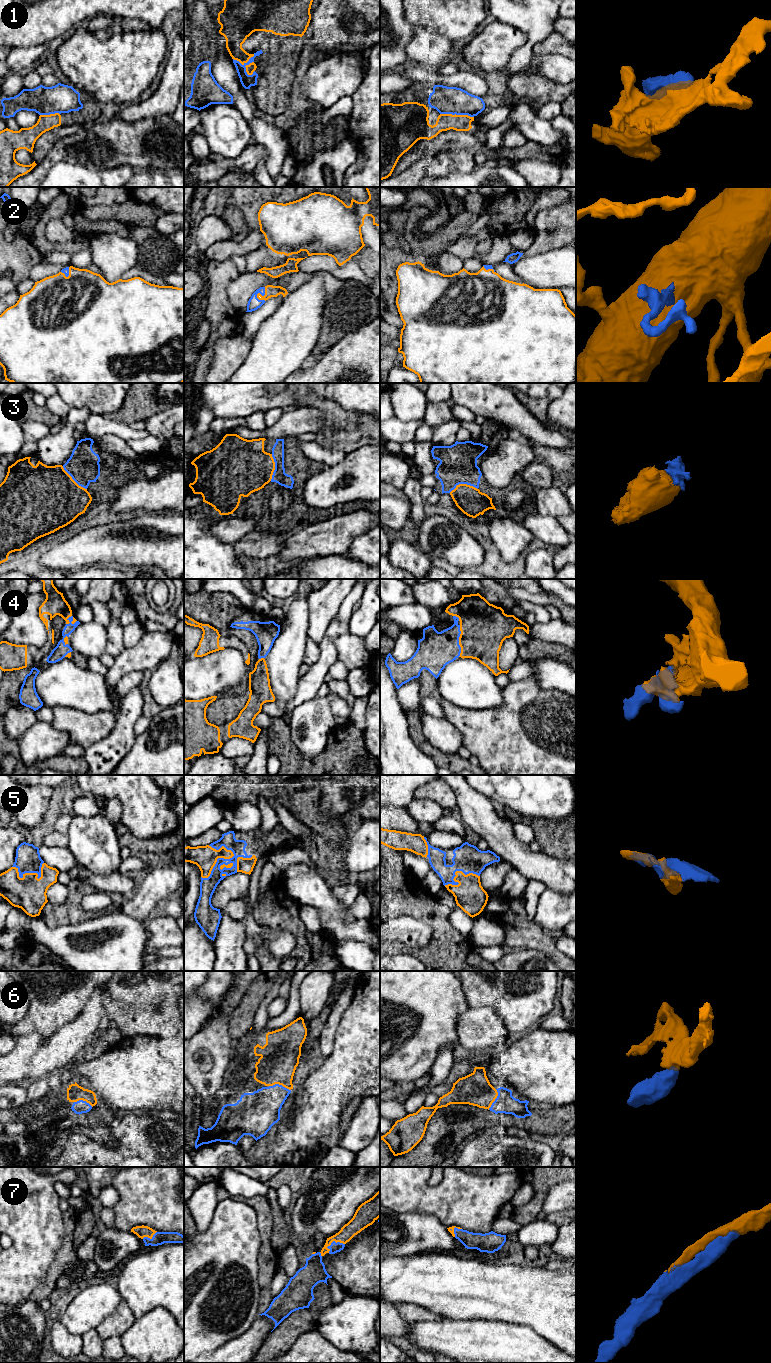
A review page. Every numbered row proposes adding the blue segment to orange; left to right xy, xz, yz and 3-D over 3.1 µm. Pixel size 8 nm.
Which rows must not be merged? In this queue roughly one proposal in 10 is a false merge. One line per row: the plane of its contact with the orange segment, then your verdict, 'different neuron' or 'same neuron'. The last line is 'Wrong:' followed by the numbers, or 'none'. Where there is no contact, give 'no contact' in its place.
1: meets orange in xz; different neuron
2: meets orange in xz; same neuron
3: meets orange in yz; same neuron
4: meets orange in yz; same neuron
5: meets orange in xz; same neuron
6: meets orange in xz; same neuron
7: meets orange in xz; same neuron
Wrong: 1

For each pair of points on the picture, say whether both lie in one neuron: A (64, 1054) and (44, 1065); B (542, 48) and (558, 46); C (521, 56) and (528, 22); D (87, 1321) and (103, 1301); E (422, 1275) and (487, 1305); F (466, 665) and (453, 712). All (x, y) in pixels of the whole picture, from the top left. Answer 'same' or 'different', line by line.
A: same
B: same
C: same
D: same
E: same
F: different

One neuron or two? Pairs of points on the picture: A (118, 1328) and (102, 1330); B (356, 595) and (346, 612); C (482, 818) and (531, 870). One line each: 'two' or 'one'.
A: one
B: one
C: one

